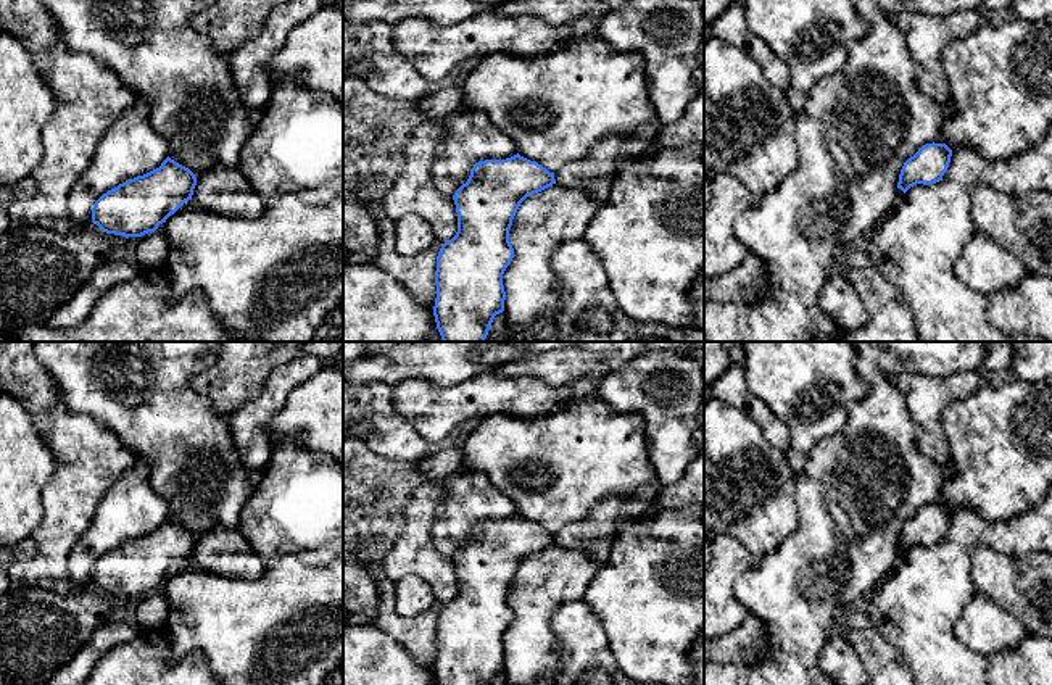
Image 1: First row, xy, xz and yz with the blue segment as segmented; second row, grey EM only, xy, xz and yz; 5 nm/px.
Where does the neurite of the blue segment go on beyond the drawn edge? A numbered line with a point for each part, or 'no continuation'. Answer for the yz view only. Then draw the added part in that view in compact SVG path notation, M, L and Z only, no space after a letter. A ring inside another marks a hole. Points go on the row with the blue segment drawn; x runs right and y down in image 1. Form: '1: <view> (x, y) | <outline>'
no continuation

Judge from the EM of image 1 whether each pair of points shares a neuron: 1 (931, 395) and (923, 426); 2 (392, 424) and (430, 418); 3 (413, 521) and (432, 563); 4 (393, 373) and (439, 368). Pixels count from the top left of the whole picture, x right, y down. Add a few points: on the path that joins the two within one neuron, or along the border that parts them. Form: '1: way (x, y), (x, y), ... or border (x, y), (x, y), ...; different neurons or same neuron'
1: way (925, 403), (925, 418); same neuron
2: border (392, 387), (395, 410), (429, 444); different neurons
3: way (416, 531), (416, 547), (422, 553); same neuron
4: way (405, 368), (427, 368); same neuron

